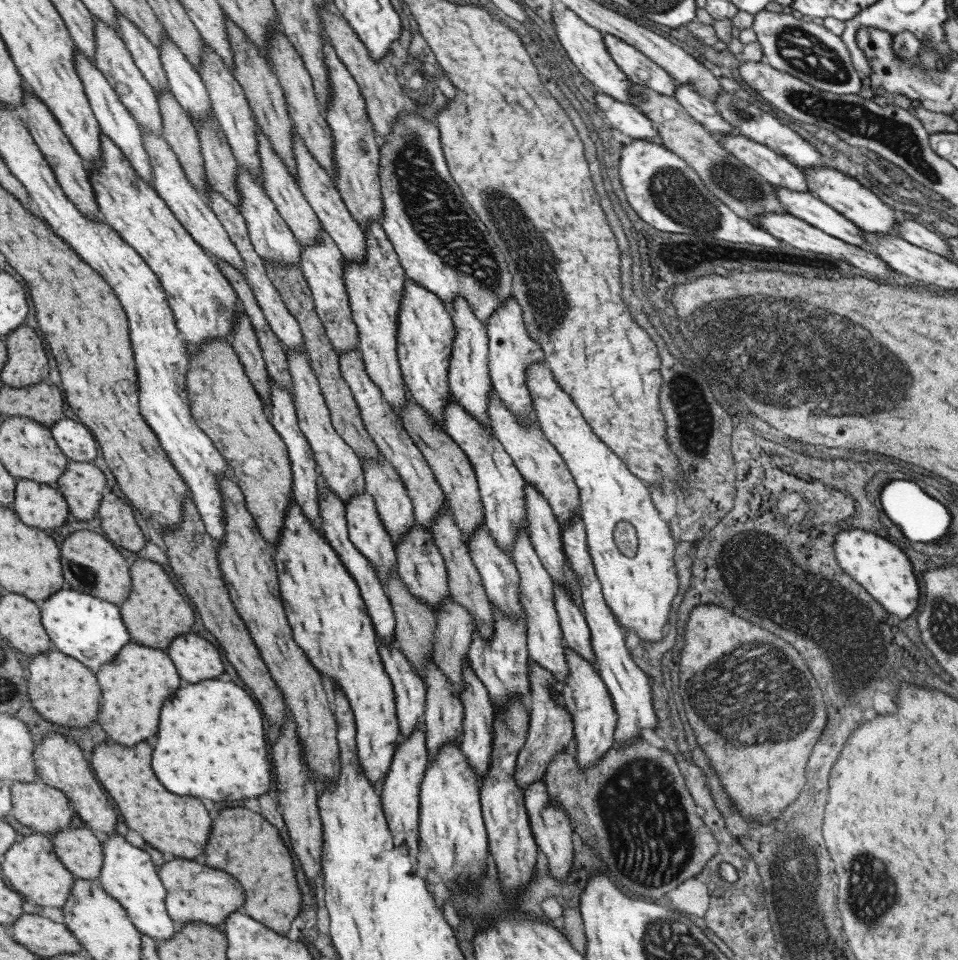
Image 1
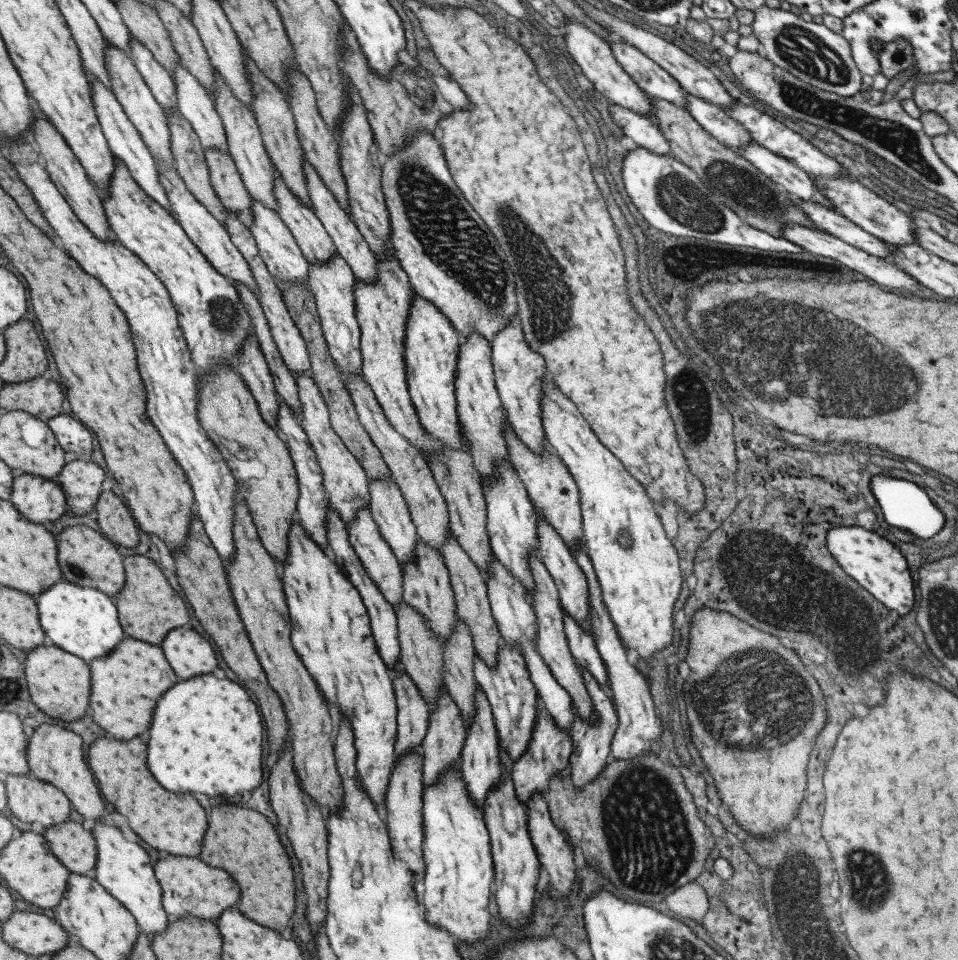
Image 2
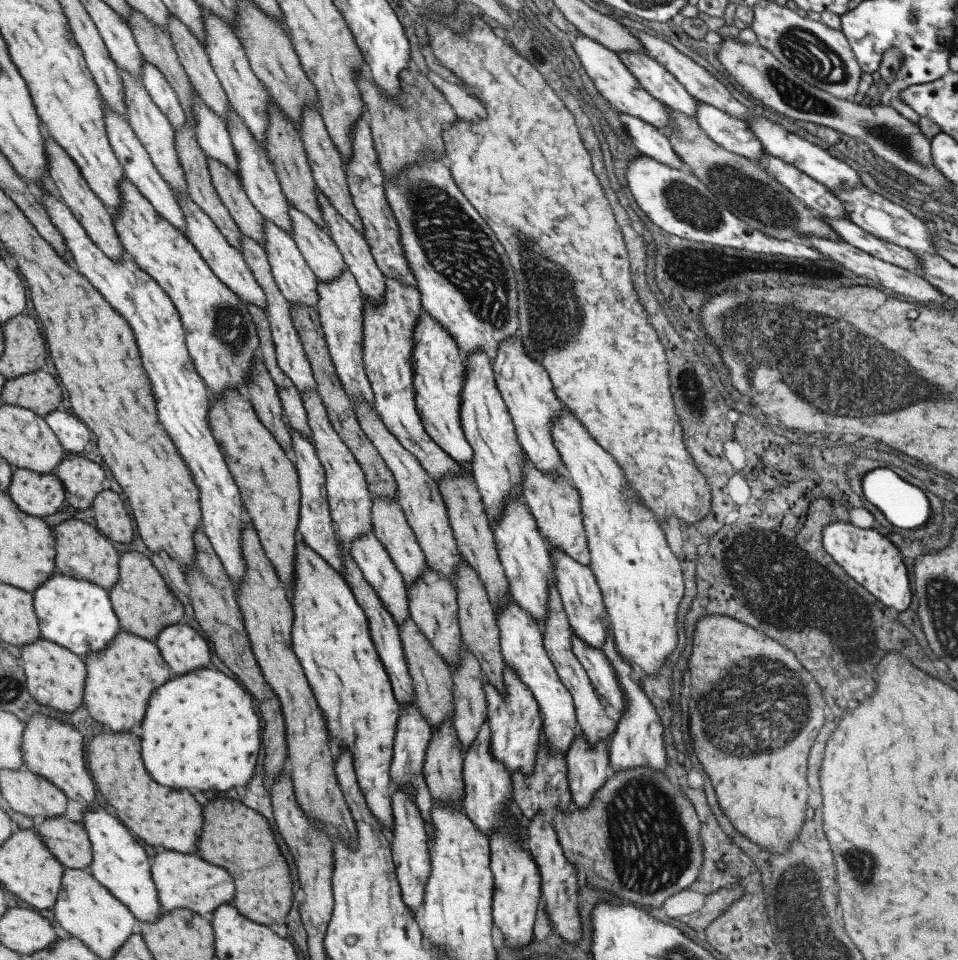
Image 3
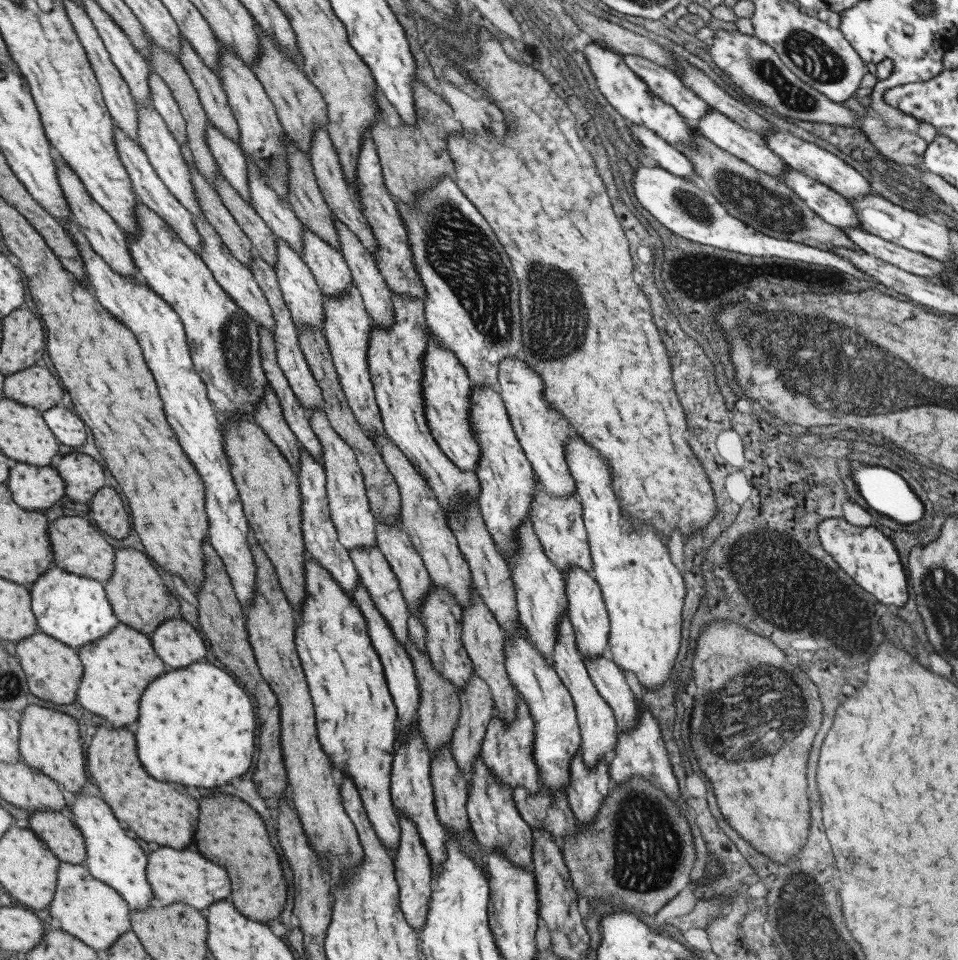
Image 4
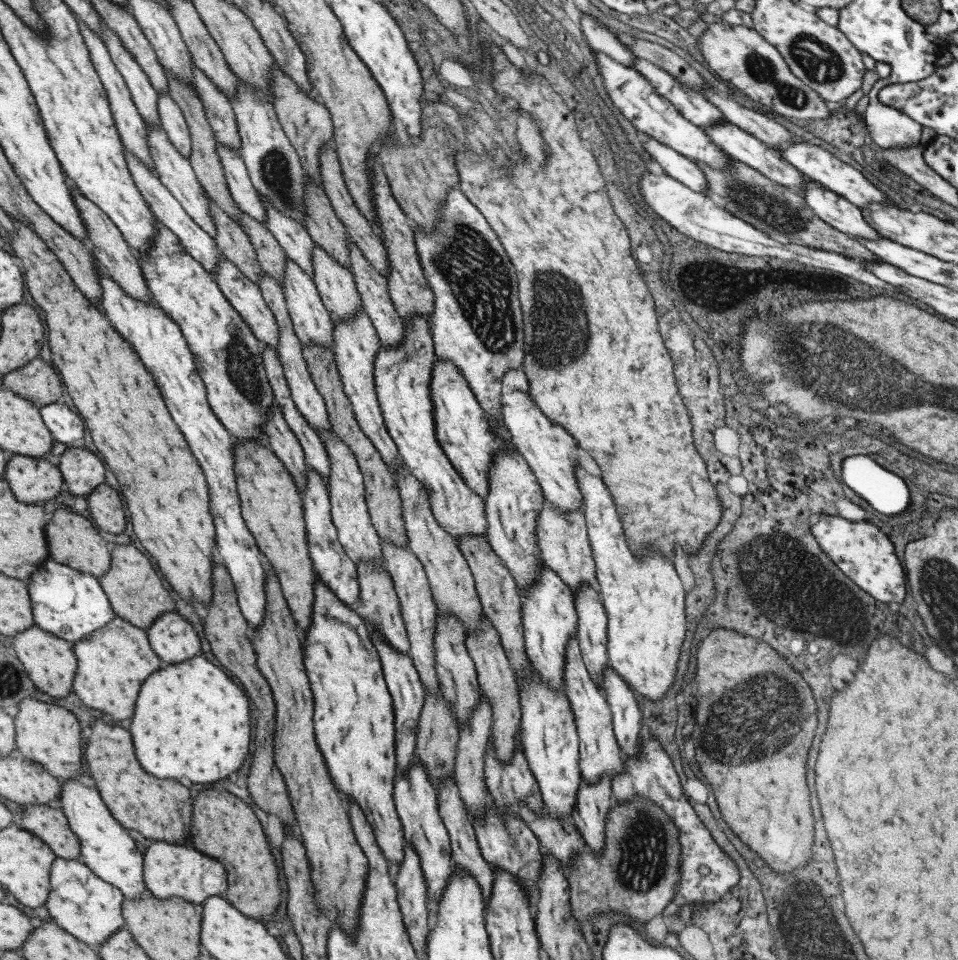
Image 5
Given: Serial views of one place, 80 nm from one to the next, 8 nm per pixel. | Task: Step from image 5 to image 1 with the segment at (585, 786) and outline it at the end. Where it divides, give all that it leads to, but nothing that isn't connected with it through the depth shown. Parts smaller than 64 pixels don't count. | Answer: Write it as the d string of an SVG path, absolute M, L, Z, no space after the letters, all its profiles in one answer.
M565 647L564 659L568 665L568 678L559 685L560 700L572 720L578 767L586 769L592 767L592 764L596 763L605 754L605 751L615 744L616 714L611 697L592 664L567 647Z

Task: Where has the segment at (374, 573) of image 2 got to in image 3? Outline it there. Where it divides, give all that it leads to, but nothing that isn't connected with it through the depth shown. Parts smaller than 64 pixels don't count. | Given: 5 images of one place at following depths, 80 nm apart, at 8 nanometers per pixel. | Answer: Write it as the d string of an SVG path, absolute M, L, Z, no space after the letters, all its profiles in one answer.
M372 531L367 532L365 536L357 536L357 540L351 540L351 544L348 547L349 554L359 567L359 572L361 572L363 579L375 591L375 594L383 603L385 610L390 612L390 615L399 628L404 618L409 616L406 601L406 588L403 586L403 580L399 572L396 571L395 565L391 558L389 558L387 551L377 542L377 538L373 536Z

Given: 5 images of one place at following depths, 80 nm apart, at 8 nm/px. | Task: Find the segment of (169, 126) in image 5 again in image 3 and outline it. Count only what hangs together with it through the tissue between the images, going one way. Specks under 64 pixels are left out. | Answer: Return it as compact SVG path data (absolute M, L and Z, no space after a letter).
M143 61L140 82L155 107L167 117L173 130L185 122L186 116L184 111L181 110L181 106L179 106L175 92L155 66Z

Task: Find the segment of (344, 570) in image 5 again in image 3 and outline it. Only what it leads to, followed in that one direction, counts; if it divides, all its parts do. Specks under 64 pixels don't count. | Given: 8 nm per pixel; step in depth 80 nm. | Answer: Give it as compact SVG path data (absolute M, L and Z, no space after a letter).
M288 427L293 449L293 463L298 476L298 489L300 492L299 512L297 522L298 538L309 548L315 551L327 564L334 568L341 576L342 569L342 548L339 546L336 530L331 521L328 502L326 501L326 490L324 485L324 468L316 457L314 446L298 431Z

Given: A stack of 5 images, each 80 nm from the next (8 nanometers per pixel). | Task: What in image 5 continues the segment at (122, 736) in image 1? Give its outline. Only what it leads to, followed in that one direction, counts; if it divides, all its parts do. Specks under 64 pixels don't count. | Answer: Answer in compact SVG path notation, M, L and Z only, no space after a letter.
M114 616L103 628L73 643L72 652L77 663L72 691L82 704L109 714L113 720L131 718L141 682L159 668L158 657L149 647L146 632Z

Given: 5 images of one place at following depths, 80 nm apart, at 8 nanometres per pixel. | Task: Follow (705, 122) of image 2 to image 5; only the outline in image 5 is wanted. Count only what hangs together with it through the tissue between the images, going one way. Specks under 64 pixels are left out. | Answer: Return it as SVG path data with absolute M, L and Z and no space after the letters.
M725 119L717 121L715 124L710 124L702 128L704 133L709 137L709 140L718 146L729 158L742 162L746 167L753 168L754 171L760 172L765 178L772 180L774 183L795 190L801 193L804 187L804 182L808 181L804 174L797 171L793 166L789 165L786 160L782 159L780 152L766 147L761 141L758 141L748 132L737 128L734 124L727 122Z

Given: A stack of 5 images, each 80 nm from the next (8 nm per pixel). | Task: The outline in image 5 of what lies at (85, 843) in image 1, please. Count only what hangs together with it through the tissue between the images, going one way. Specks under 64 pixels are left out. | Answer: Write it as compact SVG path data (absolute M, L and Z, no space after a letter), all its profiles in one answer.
M24 805L21 829L40 838L57 858L78 859L80 844L70 831L67 819L57 805Z

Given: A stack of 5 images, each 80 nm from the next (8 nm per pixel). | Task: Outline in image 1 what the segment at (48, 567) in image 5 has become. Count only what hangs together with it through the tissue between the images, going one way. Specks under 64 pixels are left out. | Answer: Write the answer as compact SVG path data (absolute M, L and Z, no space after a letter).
M63 586L38 604L40 607L40 621L49 637L51 647L65 656L78 660L92 673L97 672L103 663L111 662L115 659L119 649L131 641L129 633L123 624L118 606L111 604L107 600Z

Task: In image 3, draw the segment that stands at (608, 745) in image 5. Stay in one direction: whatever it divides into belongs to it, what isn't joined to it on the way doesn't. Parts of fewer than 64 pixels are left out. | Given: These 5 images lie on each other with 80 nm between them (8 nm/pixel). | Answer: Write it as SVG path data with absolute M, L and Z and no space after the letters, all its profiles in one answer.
M548 586L547 592L546 615L544 616L544 624L540 627L542 633L541 643L544 645L547 658L551 661L558 679L571 695L578 726L577 730L581 730L581 734L586 738L588 745L592 747L598 743L599 739L609 740L611 738L619 716L613 707L609 708L607 705L603 705L599 695L596 694L592 684L589 682L585 669L573 655L570 643L572 639L571 628L562 609L556 586Z

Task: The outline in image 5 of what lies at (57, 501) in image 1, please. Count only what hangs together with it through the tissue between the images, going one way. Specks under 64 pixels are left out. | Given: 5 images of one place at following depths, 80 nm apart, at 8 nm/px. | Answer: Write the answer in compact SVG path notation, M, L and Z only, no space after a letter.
M8 455L2 478L21 504L42 506L64 492L59 469L41 456Z

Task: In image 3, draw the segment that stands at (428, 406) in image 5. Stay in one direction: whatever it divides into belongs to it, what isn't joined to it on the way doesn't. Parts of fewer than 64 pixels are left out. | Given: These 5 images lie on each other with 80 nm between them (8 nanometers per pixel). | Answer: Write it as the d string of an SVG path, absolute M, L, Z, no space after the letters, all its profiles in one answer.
M384 276L384 295L374 305L362 296L362 365L372 390L372 406L385 428L409 451L436 484L449 475L471 475L469 467L461 467L435 444L422 427L417 414L412 385L413 329L422 312L415 287L402 280Z

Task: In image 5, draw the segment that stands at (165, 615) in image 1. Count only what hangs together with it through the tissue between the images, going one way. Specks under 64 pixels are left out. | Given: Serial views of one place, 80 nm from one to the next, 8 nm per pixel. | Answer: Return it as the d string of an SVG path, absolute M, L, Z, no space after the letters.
M109 544L109 547L109 570L97 580L108 598L114 616L145 631L163 612L175 611L173 610L173 600L171 600L169 592L163 588L155 570L151 568L151 562L137 548L121 546L121 544Z

